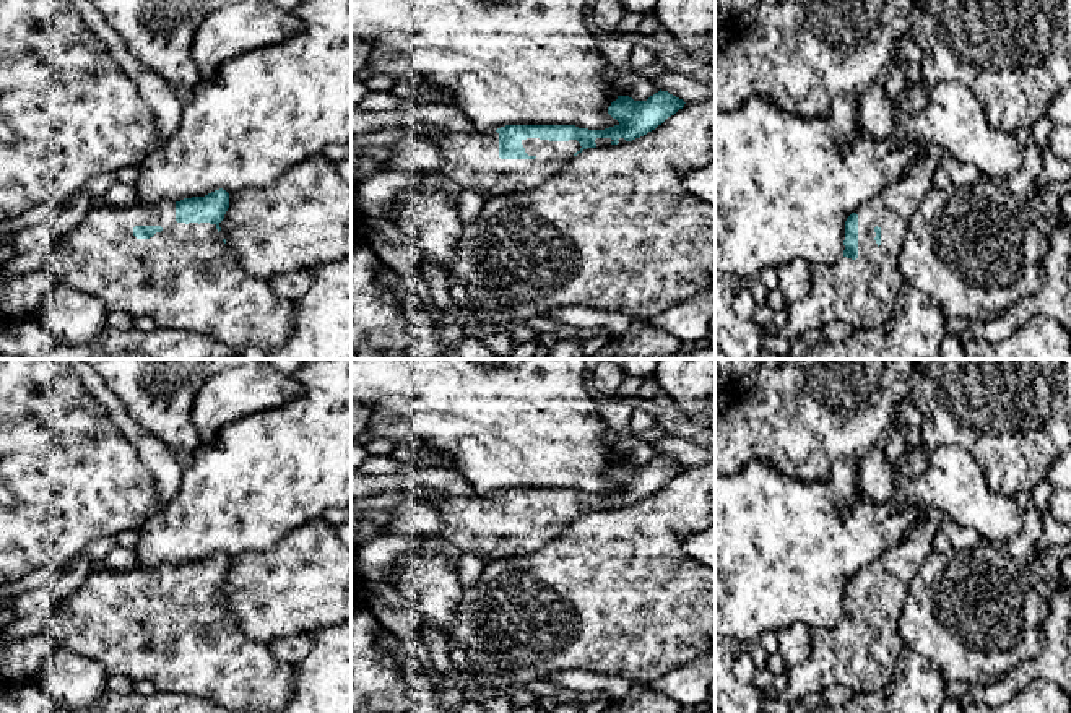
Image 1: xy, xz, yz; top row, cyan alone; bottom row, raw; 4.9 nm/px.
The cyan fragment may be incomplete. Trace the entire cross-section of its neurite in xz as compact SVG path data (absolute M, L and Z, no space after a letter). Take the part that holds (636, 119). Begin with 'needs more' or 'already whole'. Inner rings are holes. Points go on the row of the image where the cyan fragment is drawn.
needs more; M660 89L647 101L618 96L608 107L608 114L619 123L605 130L588 130L575 125L505 125L484 133L440 132L431 140L440 151L442 174L455 180L463 190L471 190L484 200L492 200L540 187L551 175L562 172L570 159L587 148L640 138L674 115L684 104L683 99Z

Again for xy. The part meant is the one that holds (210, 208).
needs more; M223 188L205 197L128 208L102 203L60 239L46 270L55 281L98 297L112 312L150 317L159 328L219 341L237 356L250 346L270 354L293 331L296 300L278 297L268 279L250 276L239 266L219 236L228 208L229 193Z

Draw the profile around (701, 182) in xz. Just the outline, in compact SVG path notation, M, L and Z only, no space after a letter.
M715 159L697 171L691 171L681 179L681 187L715 206Z

